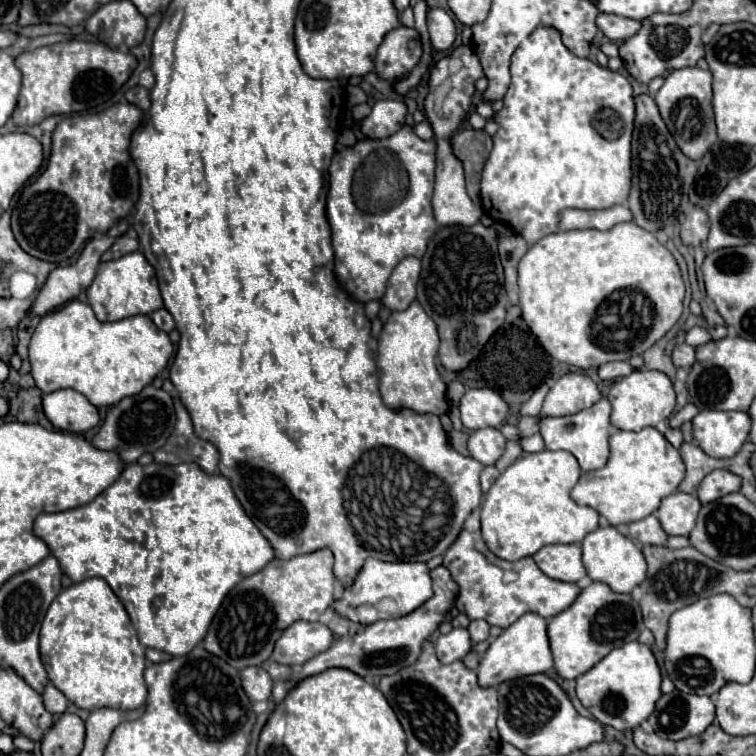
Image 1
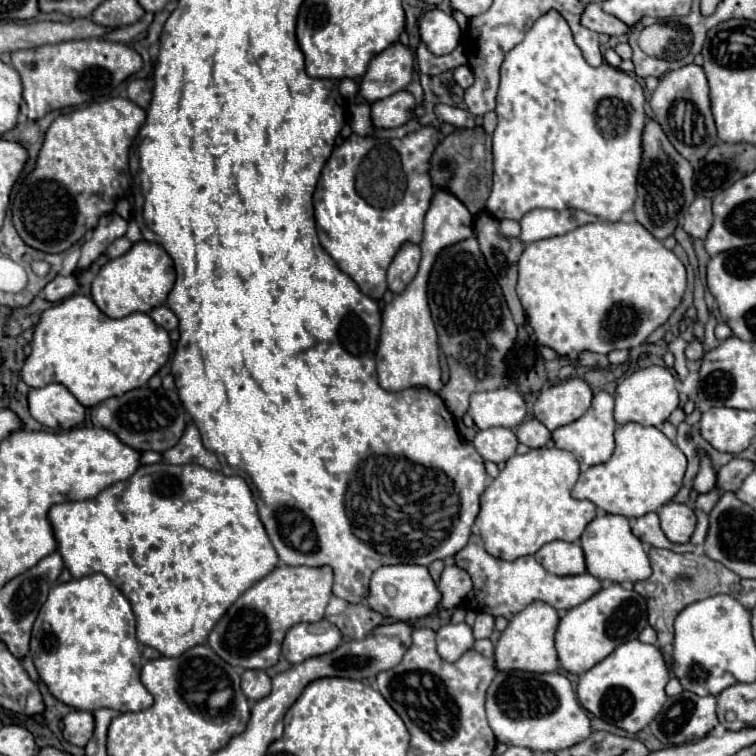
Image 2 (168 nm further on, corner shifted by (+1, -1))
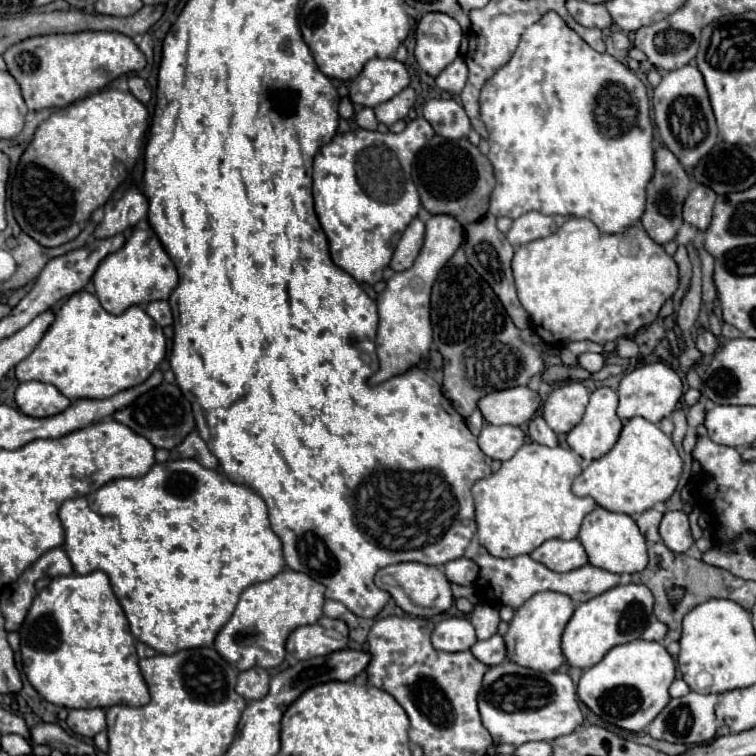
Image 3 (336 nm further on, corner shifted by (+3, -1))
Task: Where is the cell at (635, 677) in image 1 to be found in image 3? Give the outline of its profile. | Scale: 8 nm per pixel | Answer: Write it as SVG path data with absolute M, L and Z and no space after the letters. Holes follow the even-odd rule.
M633 640L611 648L601 662L587 668L577 684L579 698L605 722L641 732L671 700L669 686L675 680L675 660L661 642Z

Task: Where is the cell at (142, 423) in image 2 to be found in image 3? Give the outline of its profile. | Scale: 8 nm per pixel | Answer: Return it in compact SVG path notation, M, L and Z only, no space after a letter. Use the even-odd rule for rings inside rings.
M167 382L157 386L153 392L139 396L139 400L135 400L135 404L115 412L113 418L119 420L121 424L127 424L137 434L147 436L147 440L151 440L151 444L155 448L165 448L165 450L171 450L177 444L181 444L183 438L195 430L191 402L183 396L183 392L179 390L177 384L167 384Z

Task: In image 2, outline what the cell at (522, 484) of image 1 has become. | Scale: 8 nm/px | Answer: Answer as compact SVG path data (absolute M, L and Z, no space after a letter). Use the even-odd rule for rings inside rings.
M537 448L529 450L527 454L507 460L505 468L499 472L499 476L487 486L487 490L481 496L481 512L475 520L475 526L479 528L481 540L485 544L485 550L501 560L515 560L521 556L535 554L543 544L553 540L565 540L575 542L585 526L595 518L595 504L587 500L575 500L571 496L571 490L579 478L579 458L573 452L559 450L559 448Z

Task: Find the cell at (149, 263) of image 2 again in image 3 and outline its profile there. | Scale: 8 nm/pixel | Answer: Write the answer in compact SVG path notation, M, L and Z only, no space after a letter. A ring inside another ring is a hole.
M133 228L125 246L113 254L107 254L93 274L93 284L99 302L111 314L123 314L133 304L147 304L151 300L167 300L177 286L179 276L175 264L167 256L157 234L147 228Z

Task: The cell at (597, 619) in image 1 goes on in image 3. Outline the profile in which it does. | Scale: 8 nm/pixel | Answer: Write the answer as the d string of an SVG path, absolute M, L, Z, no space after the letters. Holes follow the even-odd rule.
M633 582L625 586L615 586L575 608L575 614L563 632L563 644L561 644L563 654L571 666L591 668L613 646L627 644L641 638L651 618L653 618L653 594L647 586L633 584Z

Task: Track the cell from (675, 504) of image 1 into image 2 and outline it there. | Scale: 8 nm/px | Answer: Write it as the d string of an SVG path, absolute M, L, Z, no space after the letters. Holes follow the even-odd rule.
M667 502L659 510L659 518L661 518L661 530L665 532L665 536L671 542L679 542L679 544L689 542L697 524L697 516L693 508L681 502Z

